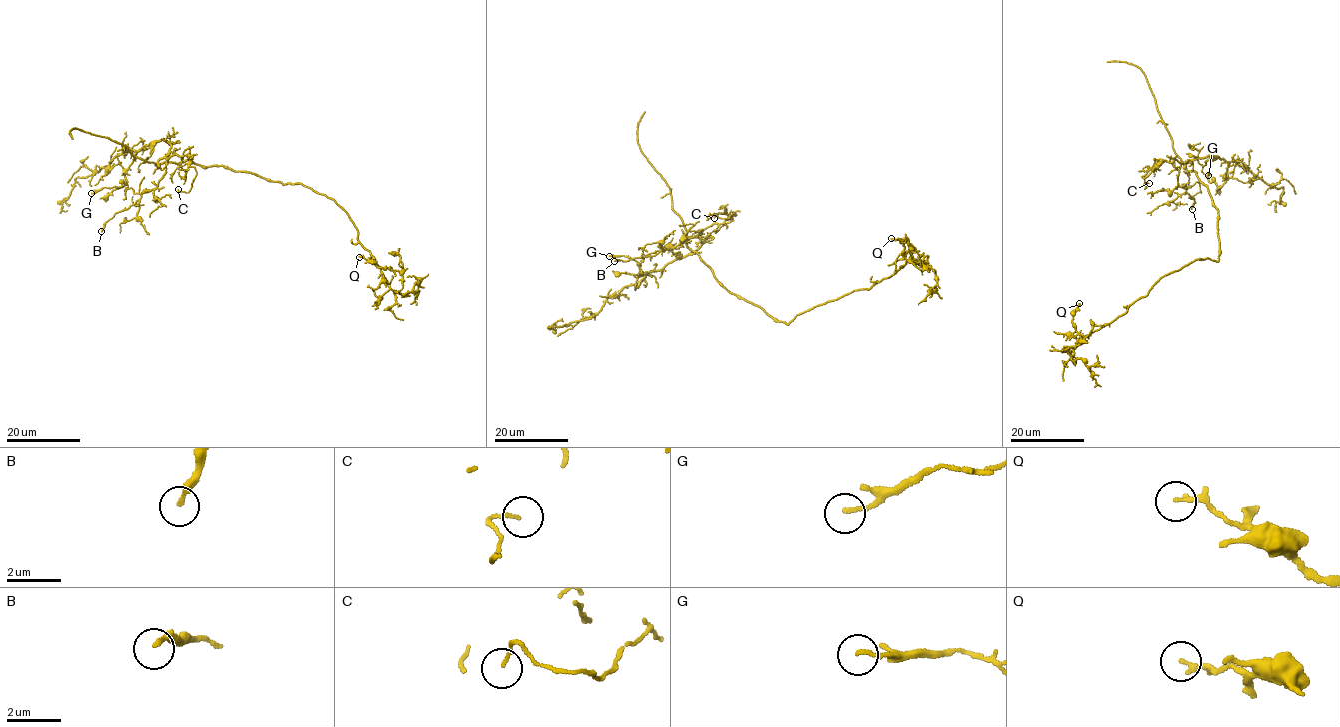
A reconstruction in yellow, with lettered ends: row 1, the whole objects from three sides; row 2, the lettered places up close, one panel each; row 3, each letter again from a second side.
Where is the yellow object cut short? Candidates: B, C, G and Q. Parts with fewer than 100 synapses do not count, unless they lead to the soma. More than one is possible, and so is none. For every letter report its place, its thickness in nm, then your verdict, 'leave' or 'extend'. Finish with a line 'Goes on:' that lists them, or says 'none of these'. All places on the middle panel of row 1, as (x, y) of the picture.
B: at (614, 261); 180 nm thick; leave
C: at (714, 218); 100 nm thick; leave
G: at (609, 256); 130 nm thick; leave
Q: at (891, 238); 170 nm thick; leave
Goes on: none of these

